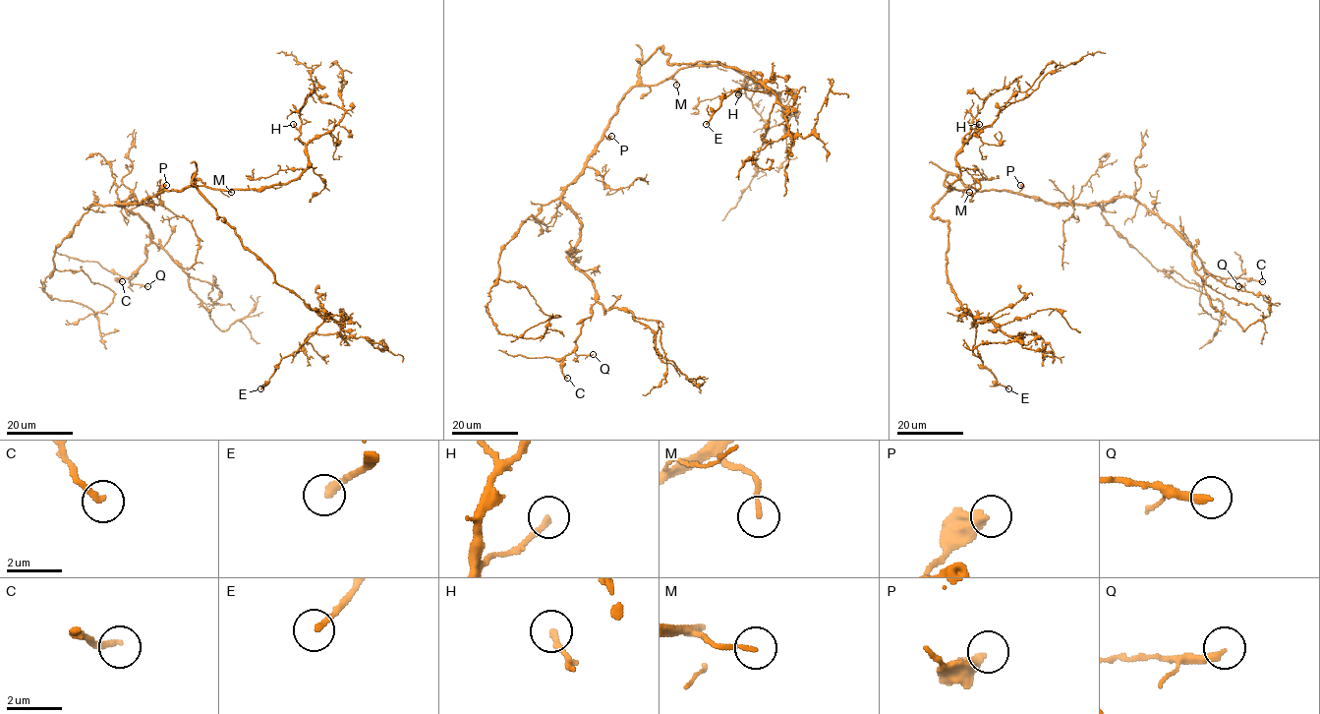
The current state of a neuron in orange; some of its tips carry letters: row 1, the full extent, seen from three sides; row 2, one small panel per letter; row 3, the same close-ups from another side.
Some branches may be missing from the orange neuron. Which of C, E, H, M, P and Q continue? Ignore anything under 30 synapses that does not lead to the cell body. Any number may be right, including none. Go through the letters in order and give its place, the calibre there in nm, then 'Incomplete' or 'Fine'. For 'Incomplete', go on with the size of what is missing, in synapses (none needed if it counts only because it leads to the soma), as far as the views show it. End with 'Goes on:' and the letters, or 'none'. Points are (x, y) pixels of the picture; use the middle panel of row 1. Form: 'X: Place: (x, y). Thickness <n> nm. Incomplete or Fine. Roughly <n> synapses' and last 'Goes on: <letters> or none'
C: Place: (567, 378). Thickness 200 nm. Fine
E: Place: (706, 124). Thickness 240 nm. Incomplete. Roughly 50 synapses
H: Place: (738, 94). Thickness 200 nm. Fine
M: Place: (676, 85). Thickness 150 nm. Fine
P: Place: (611, 136). Thickness 440 nm. Fine
Q: Place: (593, 354). Thickness 280 nm. Fine
Goes on: E

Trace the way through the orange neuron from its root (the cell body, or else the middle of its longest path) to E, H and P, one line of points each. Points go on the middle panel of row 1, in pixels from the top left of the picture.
E: (616, 110), (639, 78), (637, 59), (661, 47), (670, 64), (717, 61), (770, 90), (733, 90), (706, 124)
H: (616, 110), (633, 88), (661, 83), (694, 66), (725, 65), (744, 76), (753, 72), (738, 94)
P: (616, 110), (604, 132), (606, 137), (611, 136)

